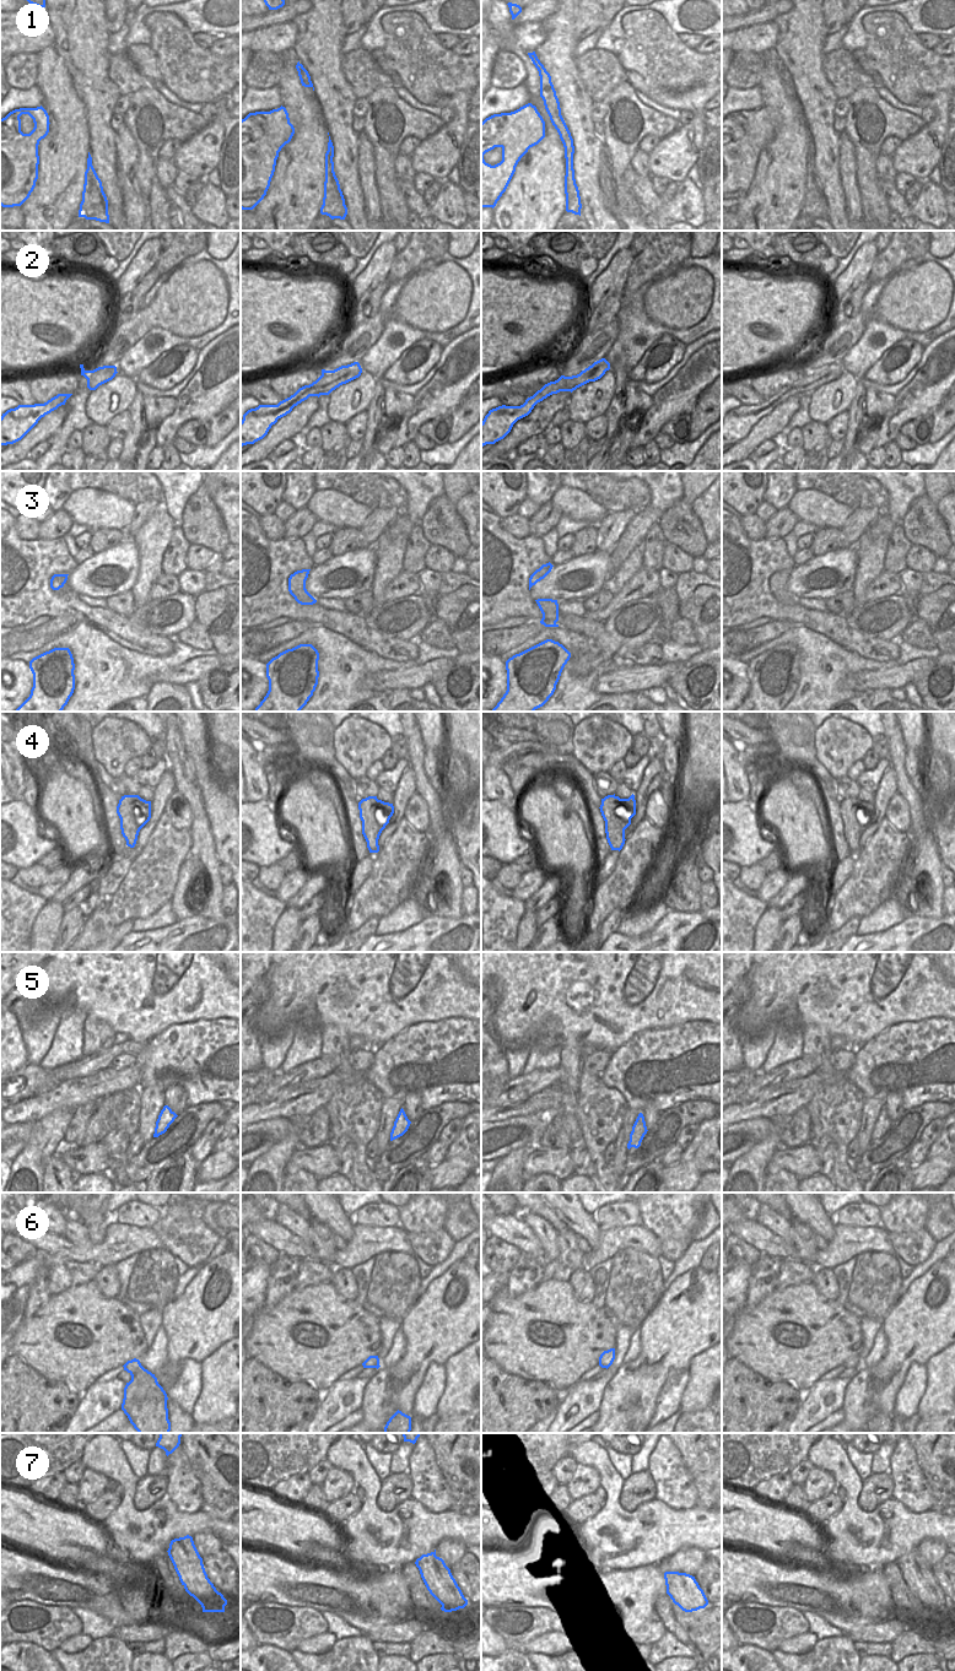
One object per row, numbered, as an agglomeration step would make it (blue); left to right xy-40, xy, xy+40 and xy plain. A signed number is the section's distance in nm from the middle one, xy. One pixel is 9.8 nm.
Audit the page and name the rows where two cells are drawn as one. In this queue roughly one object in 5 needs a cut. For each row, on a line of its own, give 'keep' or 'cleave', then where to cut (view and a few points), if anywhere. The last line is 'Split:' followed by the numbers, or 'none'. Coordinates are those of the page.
1: keep | no cut
2: keep | no cut
3: keep | no cut
4: keep | no cut
5: keep | no cut
6: keep | no cut
7: keep | no cut
Split: none

